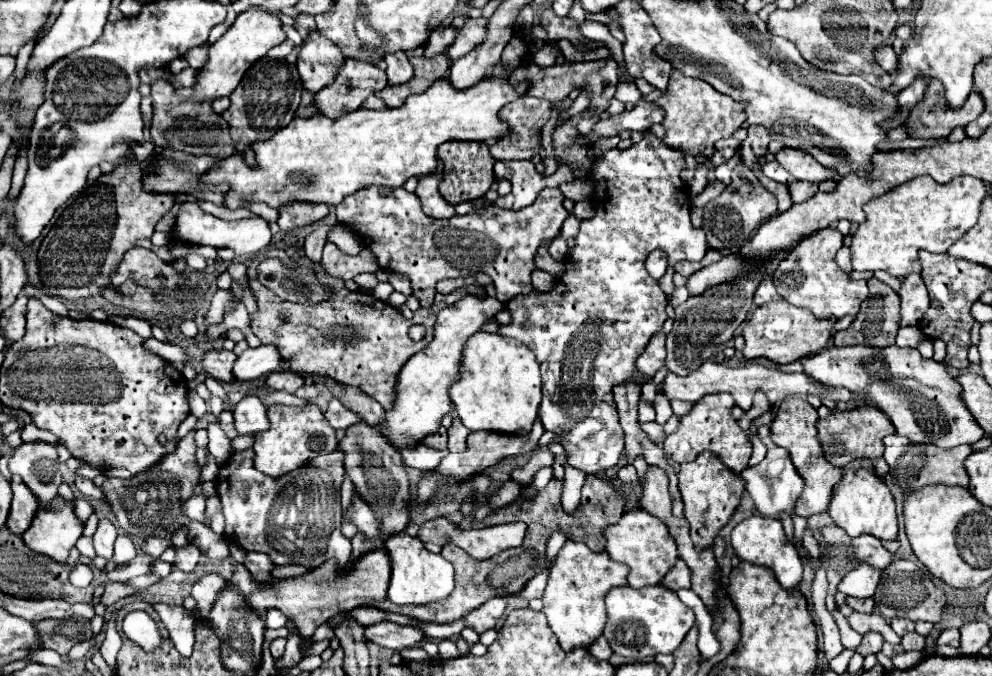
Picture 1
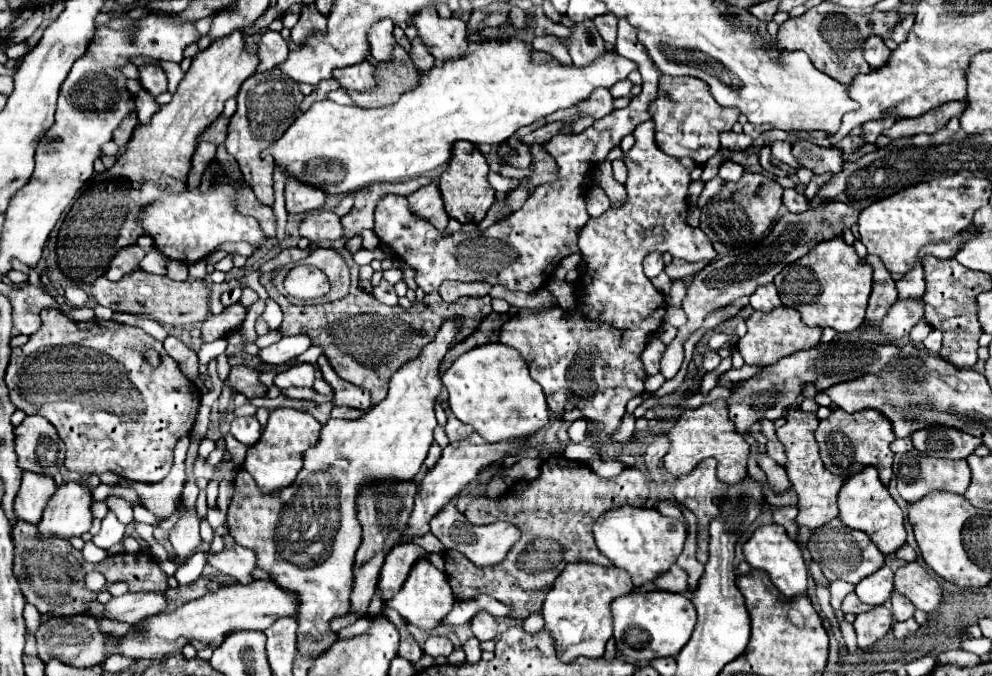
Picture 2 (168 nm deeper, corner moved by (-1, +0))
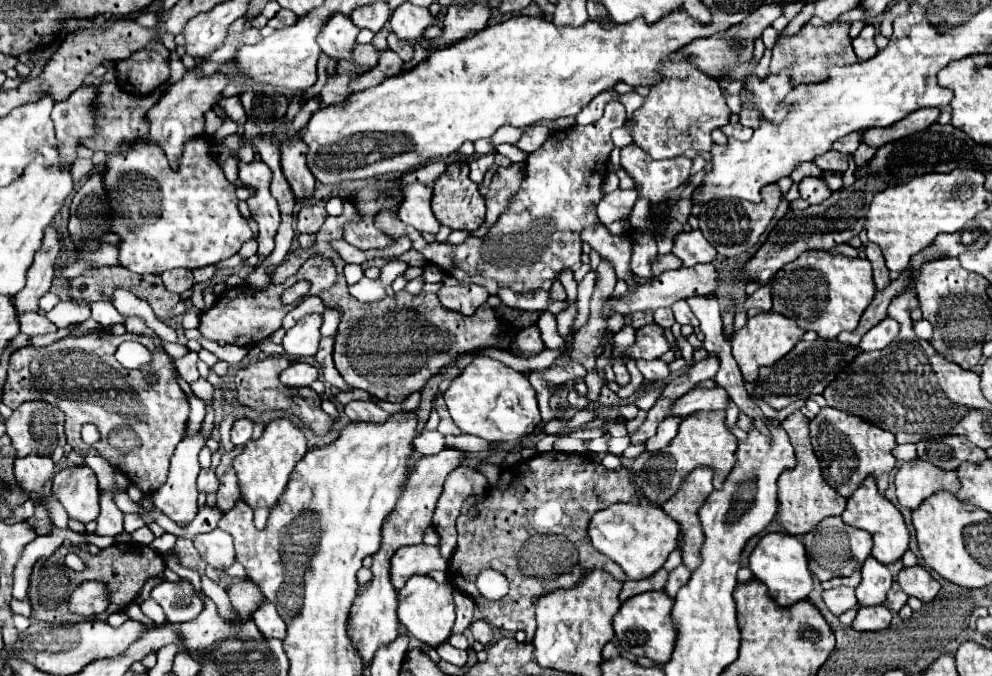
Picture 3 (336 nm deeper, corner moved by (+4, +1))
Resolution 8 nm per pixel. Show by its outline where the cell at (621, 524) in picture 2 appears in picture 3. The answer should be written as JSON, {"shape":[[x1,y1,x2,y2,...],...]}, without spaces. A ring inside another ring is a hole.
{"shape":[[614,503,592,515,588,525,588,537,592,545,616,561,628,579,644,579,654,575,666,563,668,555,676,547,678,523,666,515,656,505,634,505,634,503]]}

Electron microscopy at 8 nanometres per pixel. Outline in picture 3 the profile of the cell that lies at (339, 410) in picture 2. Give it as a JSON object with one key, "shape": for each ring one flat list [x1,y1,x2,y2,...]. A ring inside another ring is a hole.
{"shape":[[352,401,348,405,342,407,348,419,364,419,364,421,382,421,386,419,386,411,382,411,380,407,376,407,374,403,366,403,366,401]]}

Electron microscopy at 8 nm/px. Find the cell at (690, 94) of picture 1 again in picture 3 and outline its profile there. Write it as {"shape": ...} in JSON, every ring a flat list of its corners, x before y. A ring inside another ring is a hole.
{"shape":[[688,65,688,75,678,79,668,77,650,87,650,93,640,109,634,111,632,139,654,159,672,159,684,155,688,149,710,151,710,133,730,121,730,109,716,79]]}

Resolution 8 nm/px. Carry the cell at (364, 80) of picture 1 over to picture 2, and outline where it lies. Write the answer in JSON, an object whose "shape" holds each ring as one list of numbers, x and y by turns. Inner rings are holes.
{"shape":[[353,64,349,68,337,68,333,72,333,78,339,80,341,88,351,88,351,90,367,90,375,86,375,76,373,76,373,64]]}

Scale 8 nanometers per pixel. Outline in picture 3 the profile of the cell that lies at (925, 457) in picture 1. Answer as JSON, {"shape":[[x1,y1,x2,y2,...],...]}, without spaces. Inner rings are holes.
{"shape":[[914,459,900,461,894,475,894,485,898,503,914,511,924,499,938,491,956,493,960,489,960,479,956,471,946,471,922,459]]}

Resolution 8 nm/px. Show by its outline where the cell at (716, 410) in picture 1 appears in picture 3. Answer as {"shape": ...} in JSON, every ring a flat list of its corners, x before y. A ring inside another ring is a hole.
{"shape":[[696,411,684,417,678,427,678,435,672,439,668,447,664,447,664,451,658,451,658,453,644,451,638,459,634,459,632,473,634,473,634,485,638,487,638,491,644,493,650,501,662,505,680,489,686,475,700,465,708,465,714,469,714,489,720,489,728,471,736,463,734,453,738,447,736,437,724,425,724,421,726,421,724,411]]}

